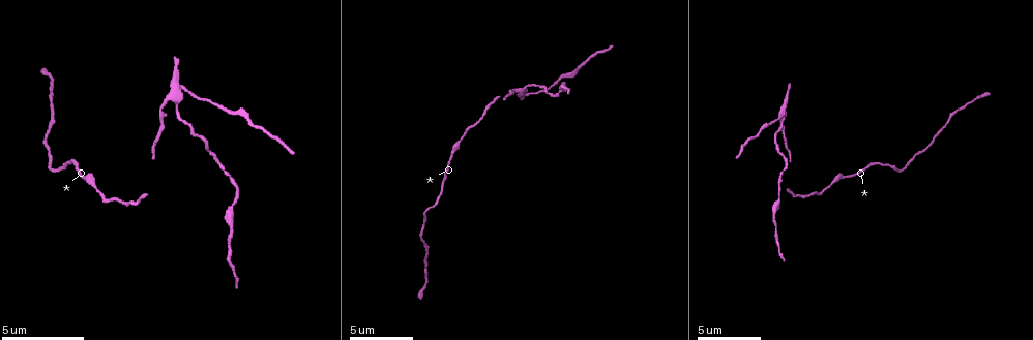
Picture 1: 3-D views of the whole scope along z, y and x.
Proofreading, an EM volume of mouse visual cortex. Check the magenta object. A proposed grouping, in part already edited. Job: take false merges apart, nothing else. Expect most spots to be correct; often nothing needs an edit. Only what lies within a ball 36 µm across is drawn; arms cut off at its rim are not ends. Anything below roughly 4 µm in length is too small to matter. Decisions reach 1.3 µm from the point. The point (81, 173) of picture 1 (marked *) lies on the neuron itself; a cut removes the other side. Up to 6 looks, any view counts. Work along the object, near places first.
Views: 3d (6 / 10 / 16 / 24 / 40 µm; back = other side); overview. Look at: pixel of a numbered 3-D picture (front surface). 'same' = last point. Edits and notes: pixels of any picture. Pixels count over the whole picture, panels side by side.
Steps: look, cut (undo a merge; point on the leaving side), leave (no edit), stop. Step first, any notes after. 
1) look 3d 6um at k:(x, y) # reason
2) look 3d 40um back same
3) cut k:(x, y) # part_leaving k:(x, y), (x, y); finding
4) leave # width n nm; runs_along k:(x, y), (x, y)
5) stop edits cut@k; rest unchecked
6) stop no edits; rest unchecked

look 3d 16um at 1:(831, 183)

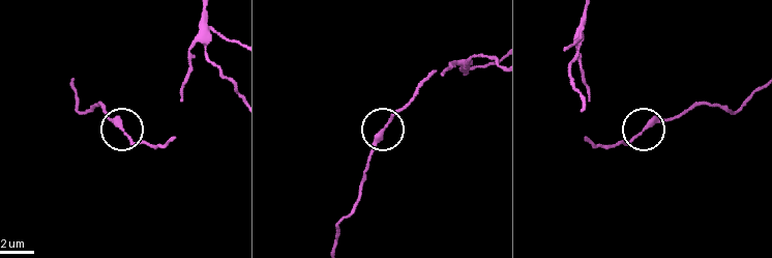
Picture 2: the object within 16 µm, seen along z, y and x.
leave # runs_along 2:(368, 166), (375, 138), (409, 103); one neuron here

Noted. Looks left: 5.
look 3d 16um at 1:(788, 191) # calibre changes

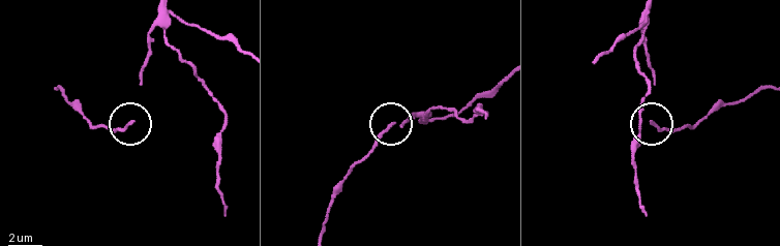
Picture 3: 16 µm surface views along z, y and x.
look 3d 16um back at 3:(130, 123) # from behind

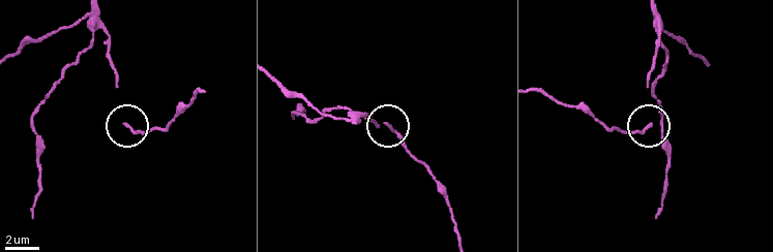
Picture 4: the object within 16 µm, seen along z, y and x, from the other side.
leave # all the same neuron

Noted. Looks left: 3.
look 3d 16um at 1:(177, 101)

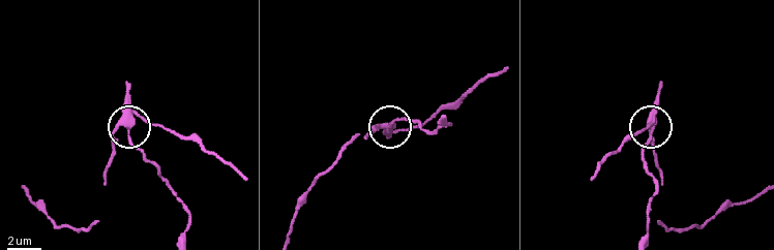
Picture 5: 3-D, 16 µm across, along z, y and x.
look 3d 6um at 5:(650, 130) # zoom in

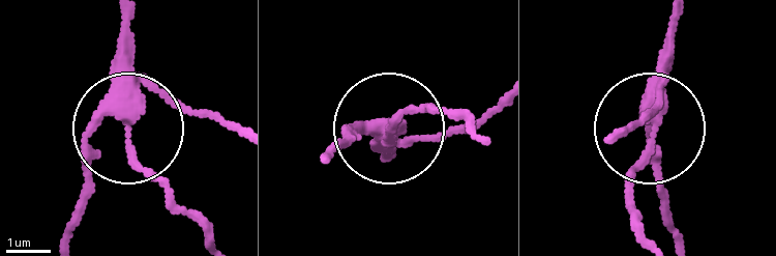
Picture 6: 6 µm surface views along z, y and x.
cut 6:(122, 51) # a second neuron is stuck on

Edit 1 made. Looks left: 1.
stop edits cut@6; rest unchecked

